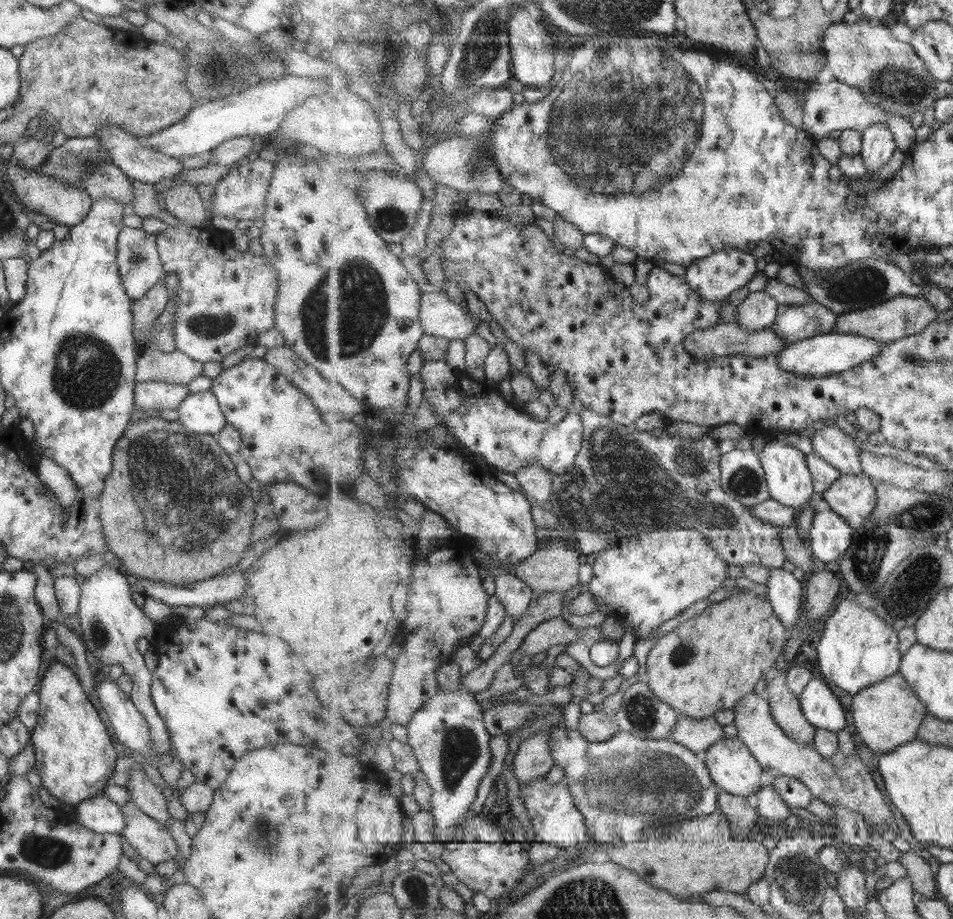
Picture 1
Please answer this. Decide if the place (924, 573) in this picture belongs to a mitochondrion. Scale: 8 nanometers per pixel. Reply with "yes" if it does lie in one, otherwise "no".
yes

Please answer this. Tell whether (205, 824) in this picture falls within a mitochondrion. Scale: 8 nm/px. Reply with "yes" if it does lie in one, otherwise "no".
no

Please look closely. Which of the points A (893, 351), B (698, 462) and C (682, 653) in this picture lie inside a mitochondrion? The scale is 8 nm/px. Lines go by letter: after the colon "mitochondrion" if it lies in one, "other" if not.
A: other
B: mitochondrion
C: mitochondrion

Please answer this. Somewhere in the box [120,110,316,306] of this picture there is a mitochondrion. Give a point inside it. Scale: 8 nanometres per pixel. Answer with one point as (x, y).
(136, 259)

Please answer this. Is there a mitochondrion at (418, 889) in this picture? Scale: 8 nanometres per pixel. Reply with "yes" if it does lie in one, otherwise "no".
yes

